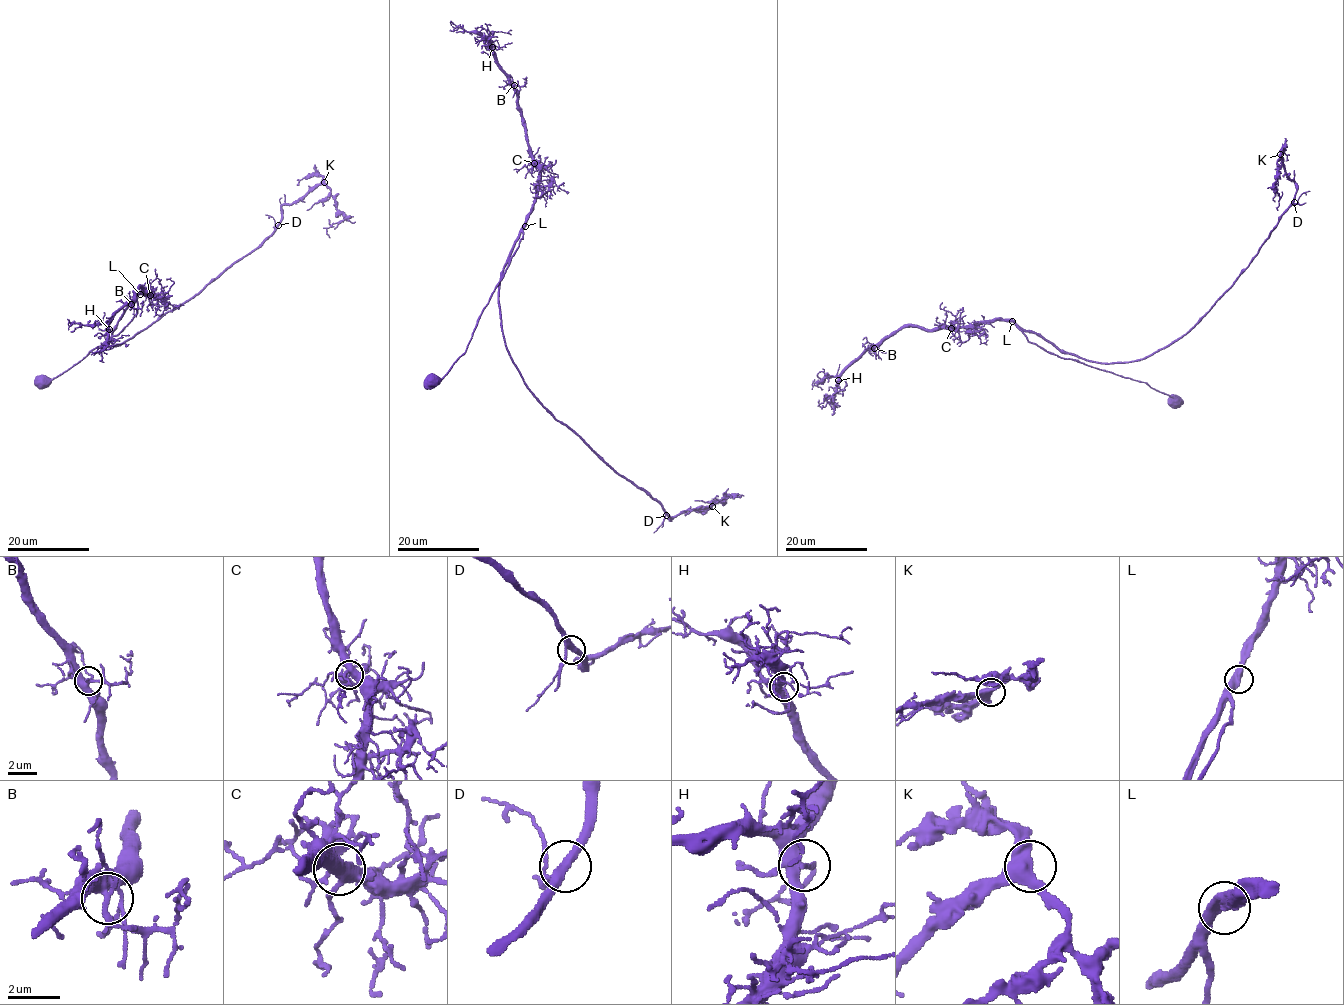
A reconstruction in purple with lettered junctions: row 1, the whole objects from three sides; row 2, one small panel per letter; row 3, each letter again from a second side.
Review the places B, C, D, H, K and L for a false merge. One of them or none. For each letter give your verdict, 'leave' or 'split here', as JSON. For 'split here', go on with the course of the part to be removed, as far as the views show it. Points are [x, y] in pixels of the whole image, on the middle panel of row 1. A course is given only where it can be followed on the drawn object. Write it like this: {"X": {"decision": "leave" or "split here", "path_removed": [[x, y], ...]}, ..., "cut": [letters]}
{"B": {"decision": "leave"}, "C": {"decision": "leave"}, "D": {"decision": "leave"}, "H": {"decision": "leave"}, "K": {"decision": "leave"}, "L": {"decision": "leave"}, "cut": []}

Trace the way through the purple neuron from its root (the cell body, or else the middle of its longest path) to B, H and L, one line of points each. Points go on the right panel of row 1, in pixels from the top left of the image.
B: (1175, 402), (1144, 382), (1049, 353), (1030, 343), (1012, 321), (930, 329), (902, 327), (874, 348)
H: (1175, 402), (1144, 382), (1049, 353), (1030, 343), (1012, 321), (930, 329), (902, 327), (865, 349), (838, 380)
L: (1175, 402), (1144, 382), (1049, 353), (1030, 343), (1012, 321)

